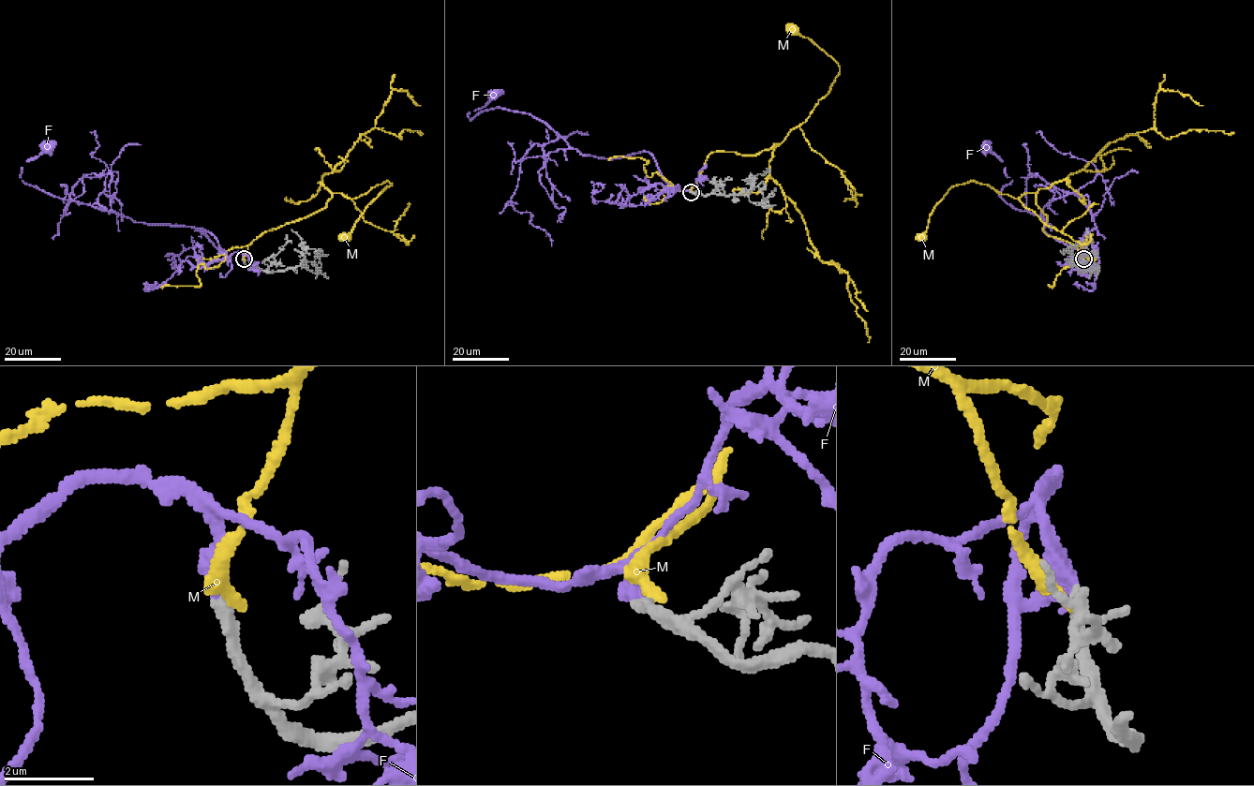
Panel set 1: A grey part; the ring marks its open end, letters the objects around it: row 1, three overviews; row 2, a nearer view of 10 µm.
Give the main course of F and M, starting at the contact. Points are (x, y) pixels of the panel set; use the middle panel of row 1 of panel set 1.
F: (691, 192), (672, 187), (648, 152), (583, 155), (544, 122), (500, 108), (470, 120), (469, 113), (495, 93)
M: (692, 191), (707, 156), (714, 151), (754, 155), (779, 144), (828, 92), (840, 67), (809, 37), (792, 28)

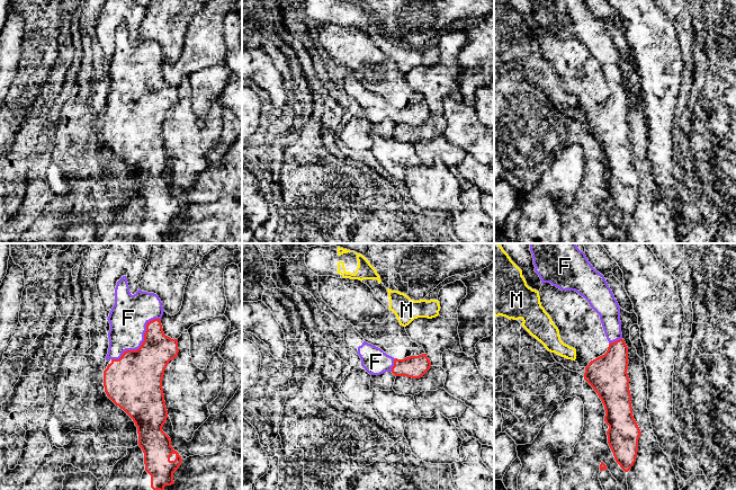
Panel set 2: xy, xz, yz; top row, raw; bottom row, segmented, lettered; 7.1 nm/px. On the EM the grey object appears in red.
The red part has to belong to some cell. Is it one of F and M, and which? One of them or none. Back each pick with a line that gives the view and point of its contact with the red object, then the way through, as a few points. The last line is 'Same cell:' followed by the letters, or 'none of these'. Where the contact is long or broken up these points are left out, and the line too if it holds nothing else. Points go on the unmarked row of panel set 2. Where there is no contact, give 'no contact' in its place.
F: xy (142, 90)
Same cell: F

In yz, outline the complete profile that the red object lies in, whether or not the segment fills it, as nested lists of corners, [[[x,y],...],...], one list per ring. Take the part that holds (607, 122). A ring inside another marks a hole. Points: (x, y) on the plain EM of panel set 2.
[[[531,0],[535,19],[539,23],[541,32],[550,30],[562,38],[575,38],[583,44],[590,54],[600,63],[600,68],[609,89],[604,103],[591,108],[585,115],[584,127],[593,135],[601,146],[609,173],[607,179],[608,191],[616,210],[628,220],[637,206],[638,187],[641,181],[632,163],[631,142],[629,137],[628,95],[622,87],[620,54],[614,46],[605,26],[589,10],[584,0]]]

